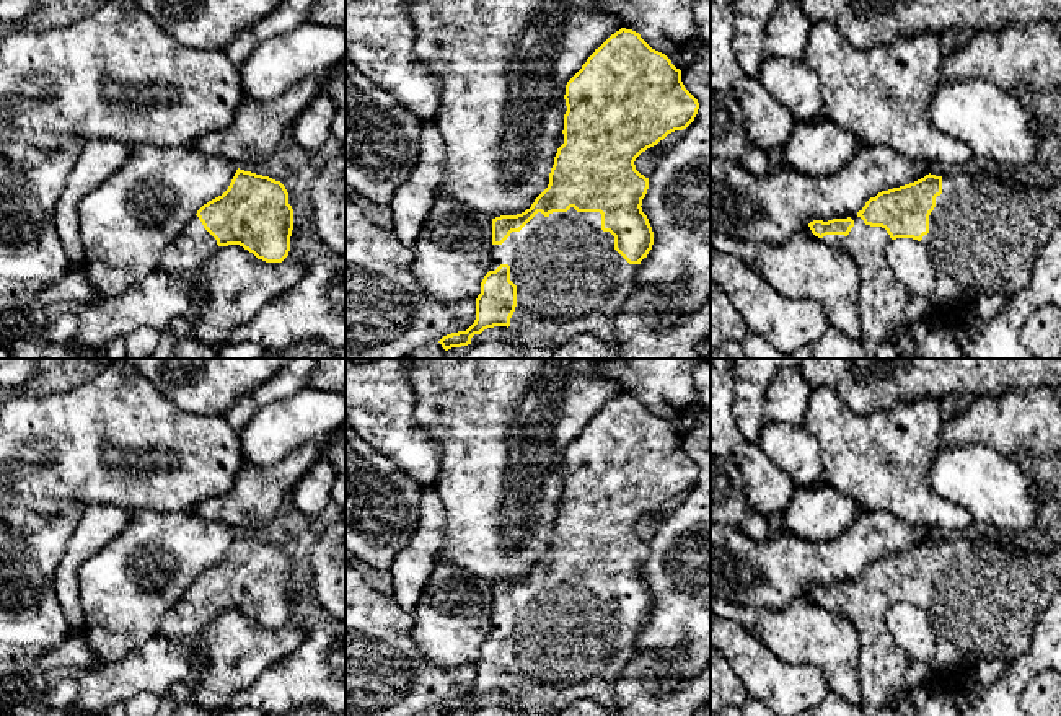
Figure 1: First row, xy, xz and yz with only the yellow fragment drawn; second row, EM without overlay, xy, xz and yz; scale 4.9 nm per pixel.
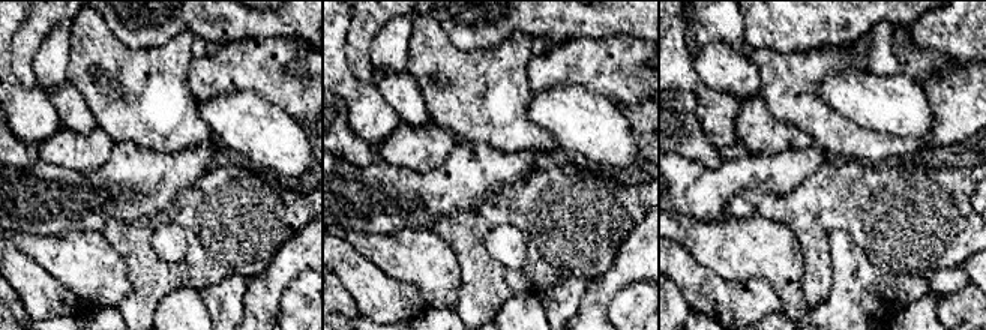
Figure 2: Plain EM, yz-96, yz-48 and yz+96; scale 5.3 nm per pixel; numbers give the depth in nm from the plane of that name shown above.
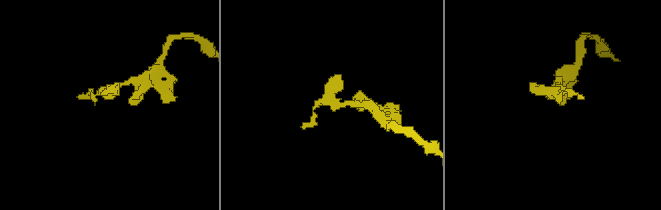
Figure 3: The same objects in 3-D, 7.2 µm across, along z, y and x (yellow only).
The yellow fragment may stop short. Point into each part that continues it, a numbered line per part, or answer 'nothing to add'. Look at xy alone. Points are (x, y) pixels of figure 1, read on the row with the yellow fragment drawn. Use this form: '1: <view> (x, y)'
1: xy (184, 256)

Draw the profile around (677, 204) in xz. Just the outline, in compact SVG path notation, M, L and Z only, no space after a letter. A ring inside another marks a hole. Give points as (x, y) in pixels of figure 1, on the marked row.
M704 44L681 72L698 99L694 121L683 139L649 176L642 212L654 232L637 287L660 285L662 325L711 298L711 46Z

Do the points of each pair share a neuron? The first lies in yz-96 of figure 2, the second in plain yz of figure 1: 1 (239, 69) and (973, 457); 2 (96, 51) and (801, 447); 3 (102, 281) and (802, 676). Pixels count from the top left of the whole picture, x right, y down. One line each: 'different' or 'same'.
1: different
2: different
3: different

